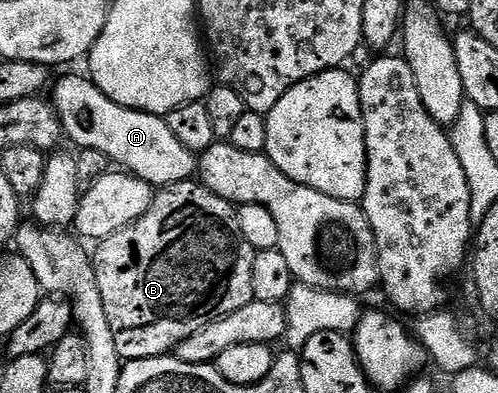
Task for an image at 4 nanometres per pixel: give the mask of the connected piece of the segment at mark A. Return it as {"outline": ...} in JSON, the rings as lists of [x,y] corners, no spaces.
{"outline":[[[85,75],[82,76],[66,76],[59,84],[57,81],[52,88],[52,93],[54,92],[52,103],[58,112],[67,141],[71,140],[72,143],[78,144],[79,149],[104,150],[104,154],[108,154],[108,158],[119,169],[139,176],[141,180],[148,182],[152,186],[179,184],[195,175],[195,153],[189,152],[176,138],[176,134],[172,134],[172,130],[168,130],[163,117],[153,116],[147,112],[137,112],[112,102],[97,88],[93,80]]]}

